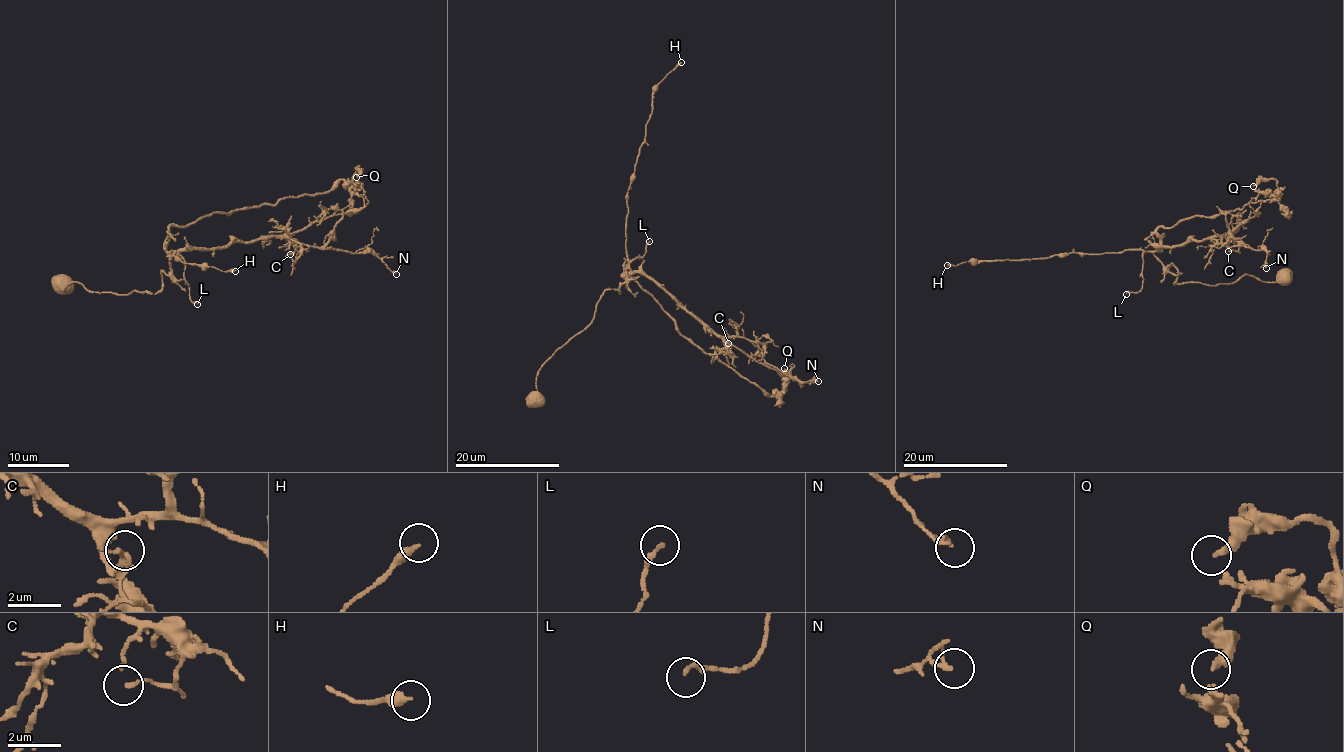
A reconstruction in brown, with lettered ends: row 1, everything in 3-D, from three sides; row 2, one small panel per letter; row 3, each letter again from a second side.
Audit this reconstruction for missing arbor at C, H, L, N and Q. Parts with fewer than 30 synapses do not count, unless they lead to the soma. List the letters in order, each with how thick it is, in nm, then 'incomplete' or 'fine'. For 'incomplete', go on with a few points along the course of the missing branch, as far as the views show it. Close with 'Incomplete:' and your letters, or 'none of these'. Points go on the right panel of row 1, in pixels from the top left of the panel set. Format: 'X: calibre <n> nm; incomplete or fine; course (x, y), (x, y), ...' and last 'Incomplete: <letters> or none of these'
C: calibre 140 nm; fine
H: calibre 360 nm; fine
L: calibre 170 nm; fine
N: calibre 120 nm; fine
Q: calibre 190 nm; fine
Incomplete: none of these

